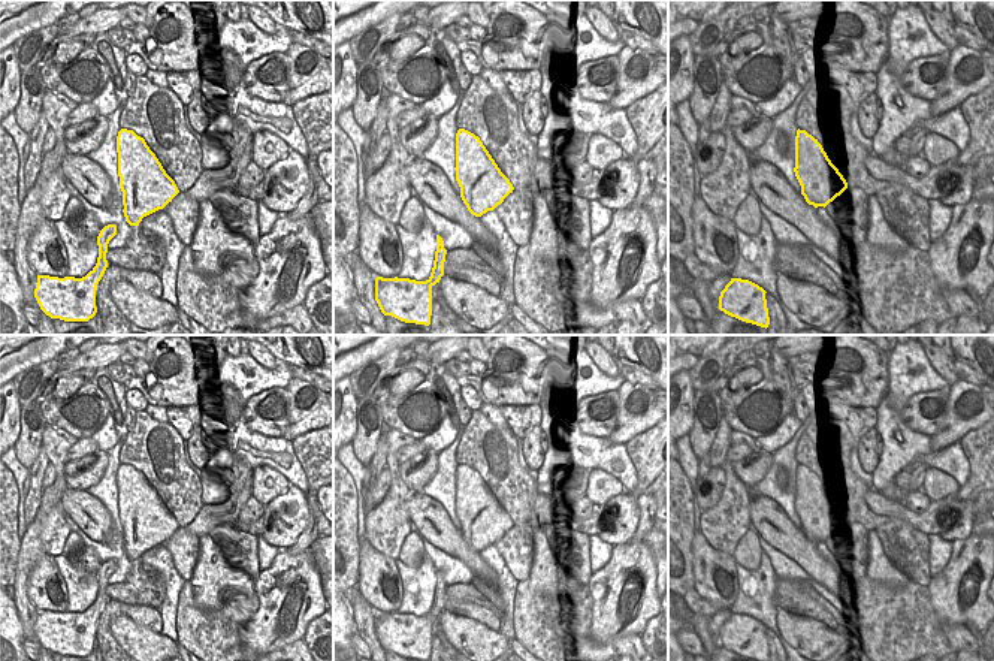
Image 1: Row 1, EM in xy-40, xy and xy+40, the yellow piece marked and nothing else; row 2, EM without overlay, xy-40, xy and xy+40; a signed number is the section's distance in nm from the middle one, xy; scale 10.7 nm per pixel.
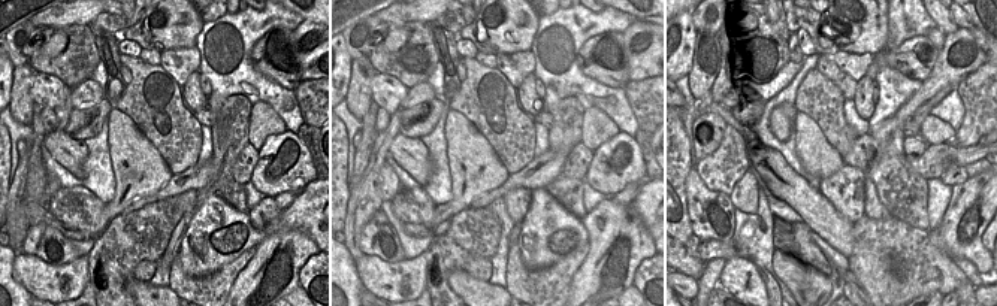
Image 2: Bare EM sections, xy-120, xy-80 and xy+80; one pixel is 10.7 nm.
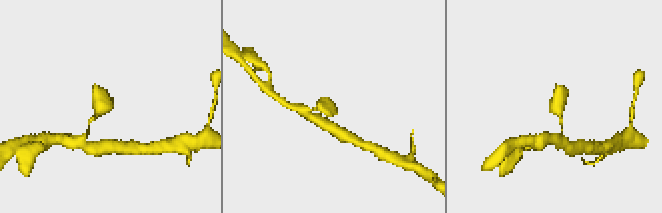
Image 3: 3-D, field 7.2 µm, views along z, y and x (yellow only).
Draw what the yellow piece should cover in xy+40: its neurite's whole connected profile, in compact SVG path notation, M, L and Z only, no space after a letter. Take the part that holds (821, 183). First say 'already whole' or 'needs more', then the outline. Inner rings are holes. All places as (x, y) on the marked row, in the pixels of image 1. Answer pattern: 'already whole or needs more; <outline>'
already whole; M806 130L795 136L795 176L809 205L827 206L846 188L848 182L831 163L822 145Z

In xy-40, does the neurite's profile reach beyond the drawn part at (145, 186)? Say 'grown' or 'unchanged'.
unchanged

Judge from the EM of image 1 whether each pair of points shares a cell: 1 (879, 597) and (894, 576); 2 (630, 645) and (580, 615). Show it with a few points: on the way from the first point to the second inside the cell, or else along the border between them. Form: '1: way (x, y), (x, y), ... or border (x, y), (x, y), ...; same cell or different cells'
1: border (864, 575), (893, 586), (905, 586), (909, 582); different cells
2: way (613, 645), (594, 645), (580, 631); same cell

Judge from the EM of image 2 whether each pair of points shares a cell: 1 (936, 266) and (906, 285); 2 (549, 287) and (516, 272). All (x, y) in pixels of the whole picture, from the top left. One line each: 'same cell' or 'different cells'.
1: same cell
2: same cell

